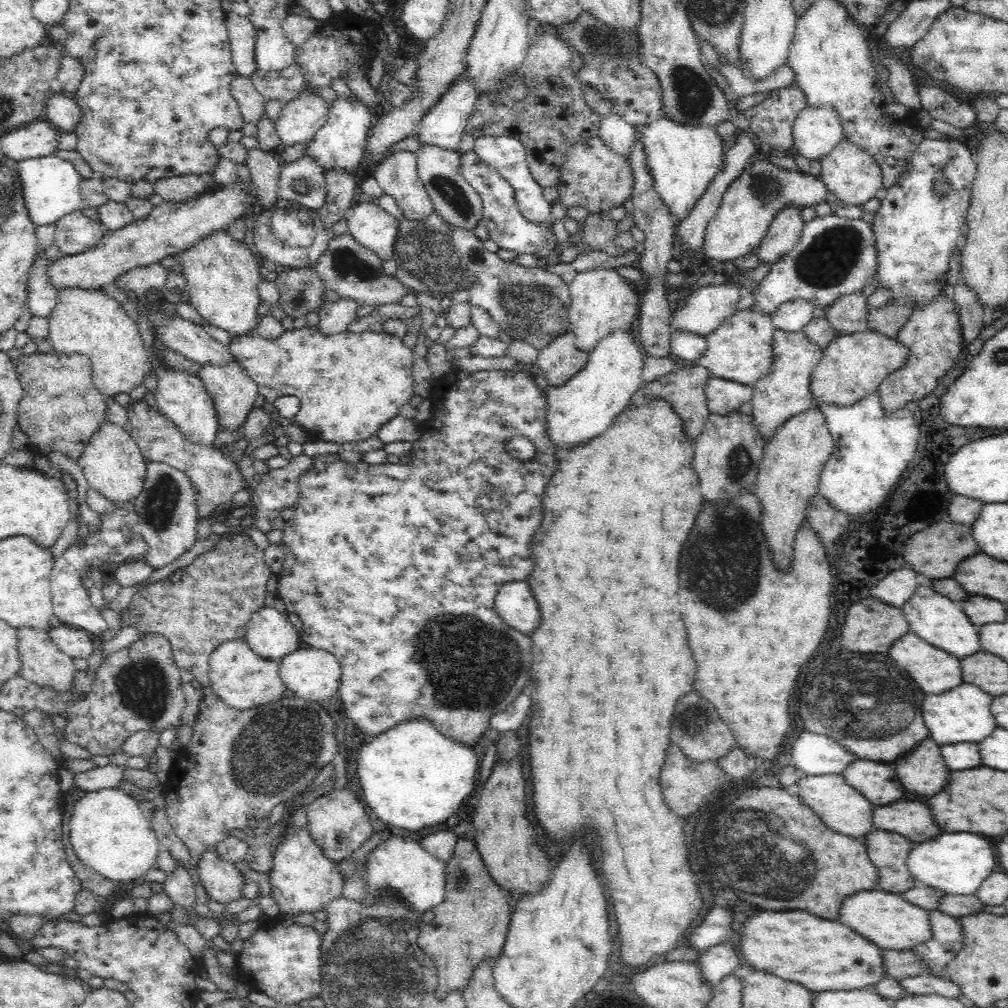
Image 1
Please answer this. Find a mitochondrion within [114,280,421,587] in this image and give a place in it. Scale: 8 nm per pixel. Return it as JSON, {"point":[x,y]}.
{"point":[164,495]}

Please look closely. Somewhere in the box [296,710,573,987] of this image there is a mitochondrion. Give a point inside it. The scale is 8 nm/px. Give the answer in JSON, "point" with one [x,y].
{"point":[462,880]}

